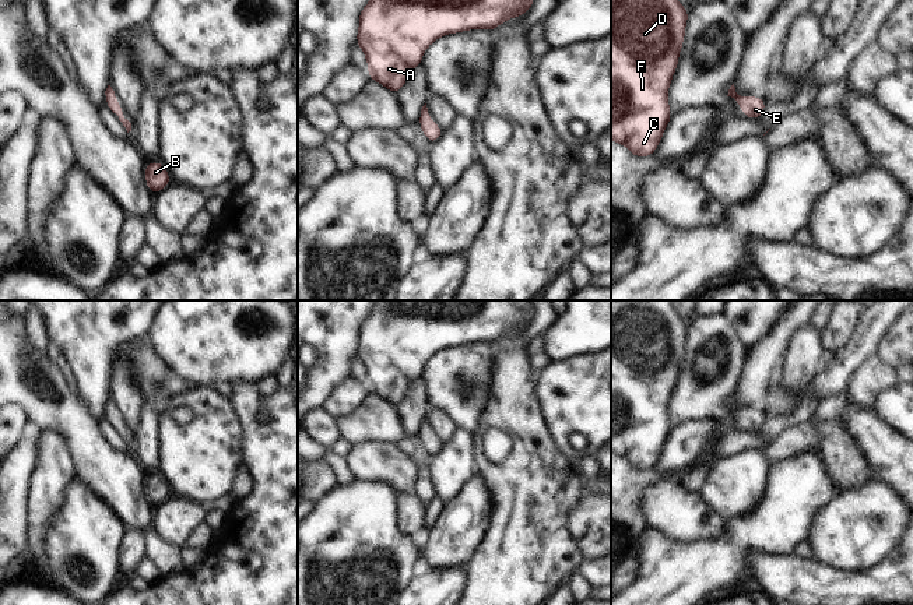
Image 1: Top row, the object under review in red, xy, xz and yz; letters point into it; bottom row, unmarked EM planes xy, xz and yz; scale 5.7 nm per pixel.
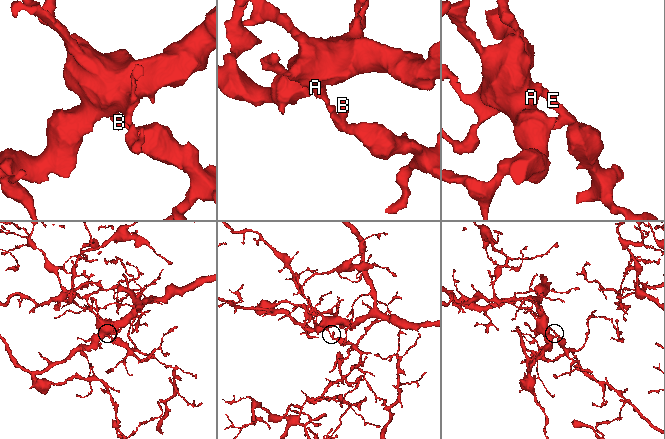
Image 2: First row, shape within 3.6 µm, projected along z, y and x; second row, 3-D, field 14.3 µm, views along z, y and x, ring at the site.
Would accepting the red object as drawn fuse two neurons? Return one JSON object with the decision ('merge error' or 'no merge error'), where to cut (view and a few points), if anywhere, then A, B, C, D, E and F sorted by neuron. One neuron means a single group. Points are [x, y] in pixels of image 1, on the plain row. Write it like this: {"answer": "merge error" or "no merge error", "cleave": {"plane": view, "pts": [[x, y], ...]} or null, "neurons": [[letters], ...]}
{"answer": "no merge error", "cleave": null, "neurons": [["A", "B", "C", "D", "E", "F"]]}

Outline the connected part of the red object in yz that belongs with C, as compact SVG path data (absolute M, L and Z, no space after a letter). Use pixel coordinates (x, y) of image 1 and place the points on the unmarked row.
M611 300L611 453L626 460L633 469L652 469L671 433L668 401L684 358L688 323L675 312L671 300Z

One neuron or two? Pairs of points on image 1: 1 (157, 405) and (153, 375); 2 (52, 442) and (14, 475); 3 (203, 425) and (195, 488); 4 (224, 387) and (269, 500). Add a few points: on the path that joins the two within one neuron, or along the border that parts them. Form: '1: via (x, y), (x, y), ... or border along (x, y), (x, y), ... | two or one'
1: via (155, 398), (153, 396), (153, 382) | one
2: border along (41, 432), (37, 440), (37, 461), (27, 488) | two
3: via (203, 440), (199, 472) | one
4: border along (231, 384), (231, 396), (228, 398) | two

